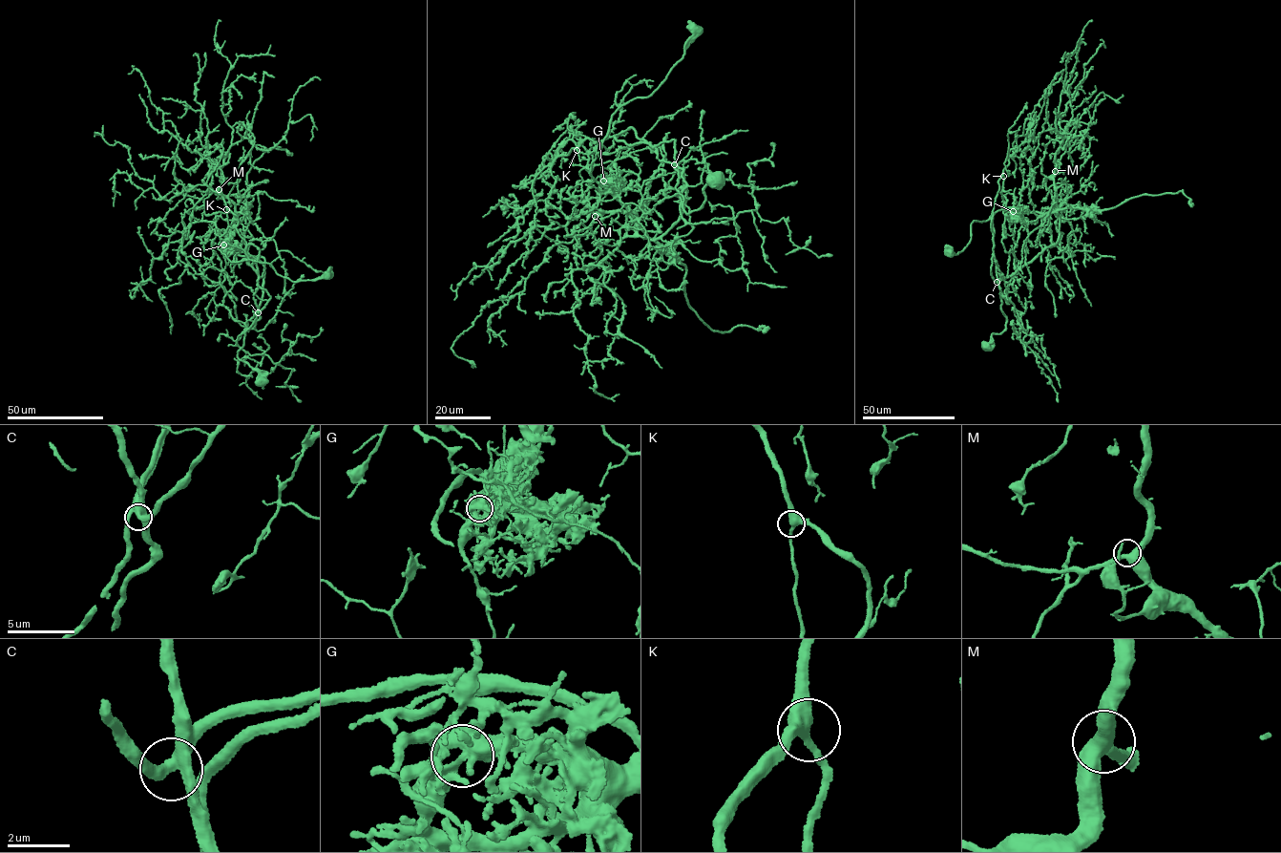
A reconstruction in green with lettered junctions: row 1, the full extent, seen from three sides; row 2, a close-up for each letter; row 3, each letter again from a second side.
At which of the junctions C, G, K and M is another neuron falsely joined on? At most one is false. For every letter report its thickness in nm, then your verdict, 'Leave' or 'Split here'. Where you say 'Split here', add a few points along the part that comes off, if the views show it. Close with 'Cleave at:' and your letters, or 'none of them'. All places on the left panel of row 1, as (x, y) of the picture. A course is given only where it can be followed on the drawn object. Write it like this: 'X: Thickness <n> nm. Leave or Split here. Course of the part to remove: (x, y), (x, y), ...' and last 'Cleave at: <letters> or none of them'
C: Thickness 380 nm. Leave
G: Thickness 400 nm. Split here. Course of the part to remove: (223, 245), (253, 199), (246, 176), (254, 162), (272, 147), (287, 154)
K: Thickness 360 nm. Leave
M: Thickness 360 nm. Leave
Cleave at: G

